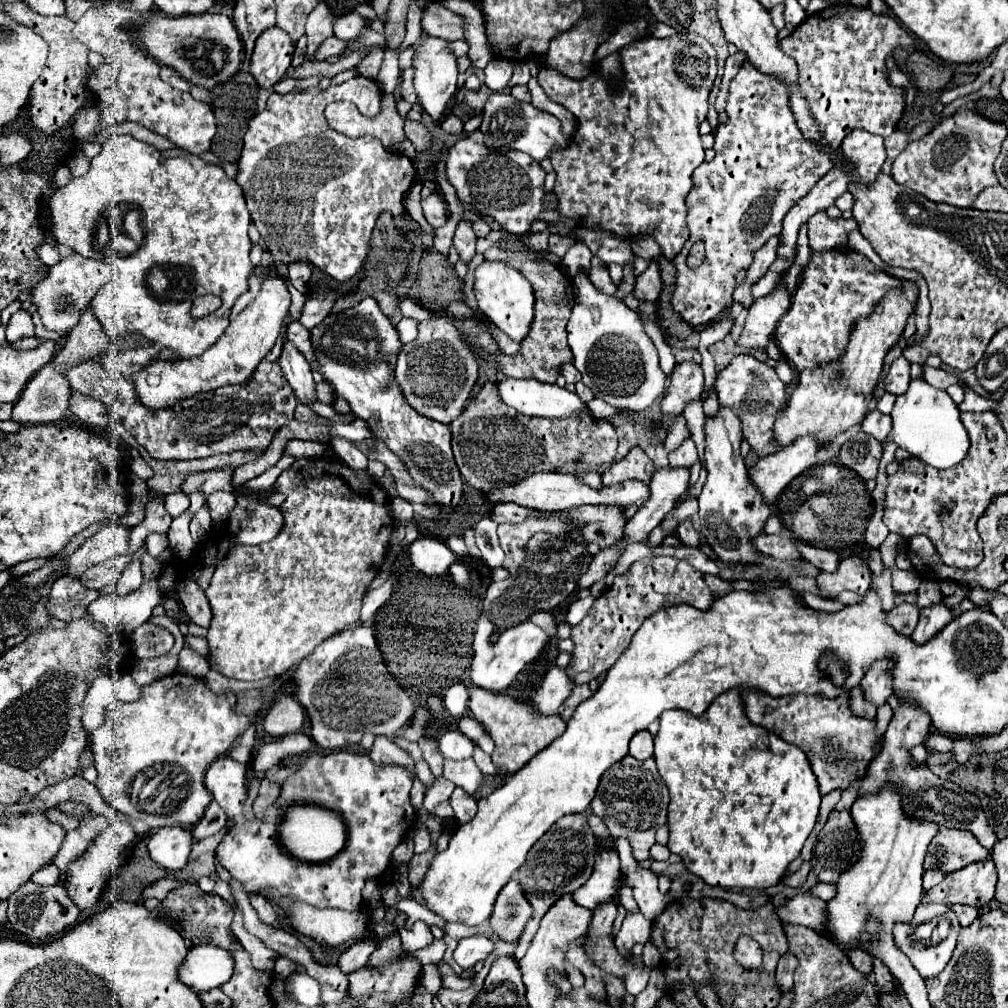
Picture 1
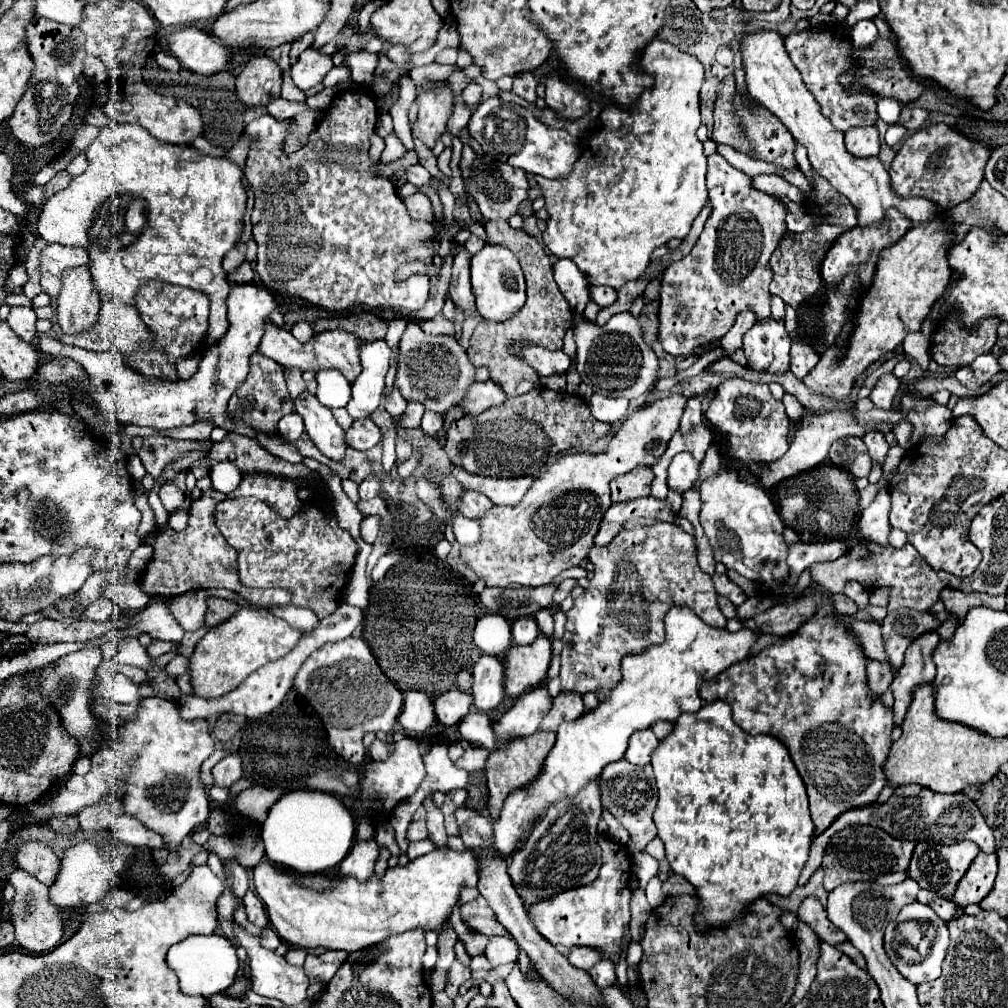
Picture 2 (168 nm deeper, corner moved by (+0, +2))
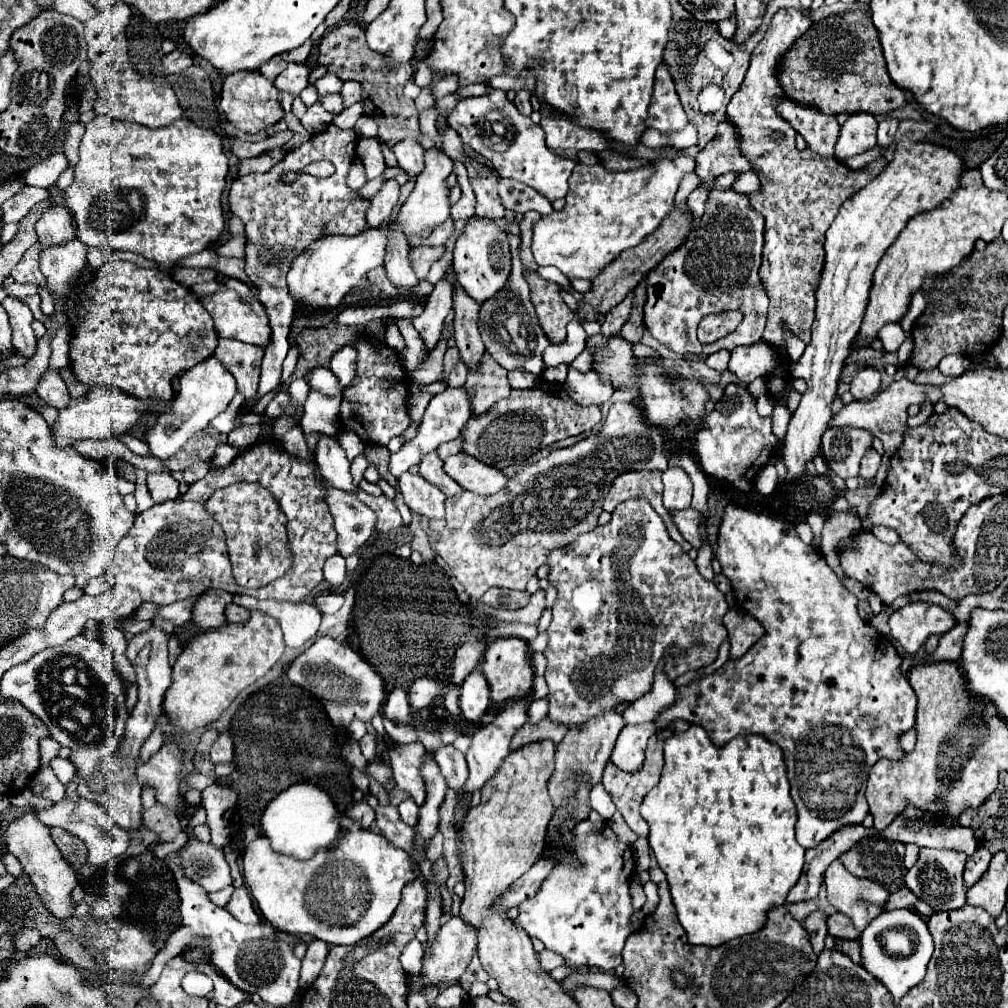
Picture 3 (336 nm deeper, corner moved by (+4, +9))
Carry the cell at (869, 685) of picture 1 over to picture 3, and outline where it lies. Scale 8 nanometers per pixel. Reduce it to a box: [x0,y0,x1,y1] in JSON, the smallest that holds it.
[891,601,955,653]

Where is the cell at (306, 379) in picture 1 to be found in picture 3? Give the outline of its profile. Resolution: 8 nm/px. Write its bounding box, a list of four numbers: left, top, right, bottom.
[315,433,357,493]

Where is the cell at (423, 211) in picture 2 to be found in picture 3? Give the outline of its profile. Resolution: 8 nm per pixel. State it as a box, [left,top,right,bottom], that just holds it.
[367,179,401,227]

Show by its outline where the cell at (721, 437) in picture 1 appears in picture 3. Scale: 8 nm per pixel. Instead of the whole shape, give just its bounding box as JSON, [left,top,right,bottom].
[655,503,917,849]

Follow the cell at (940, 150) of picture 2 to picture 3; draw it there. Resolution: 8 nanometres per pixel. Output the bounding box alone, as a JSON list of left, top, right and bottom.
[781,135,965,481]

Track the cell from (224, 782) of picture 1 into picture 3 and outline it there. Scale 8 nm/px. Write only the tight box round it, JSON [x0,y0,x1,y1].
[211,733,233,763]

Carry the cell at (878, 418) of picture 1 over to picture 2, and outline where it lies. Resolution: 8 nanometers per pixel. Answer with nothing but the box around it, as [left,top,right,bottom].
[863,432,889,466]

